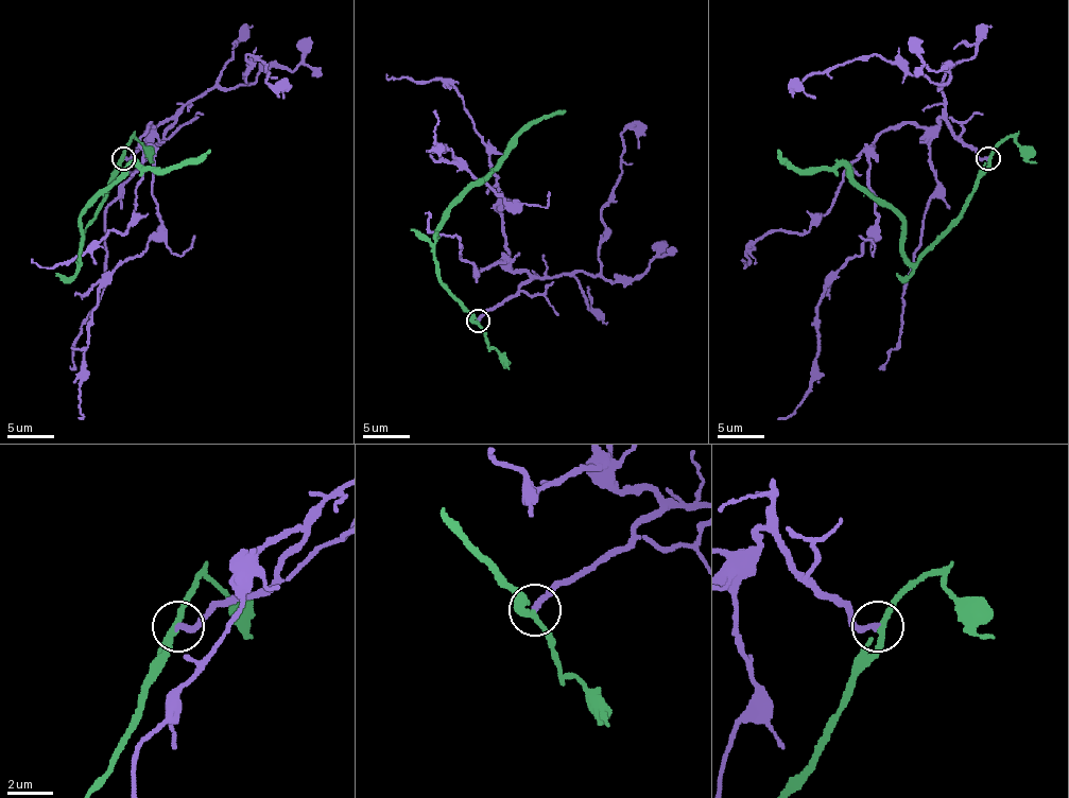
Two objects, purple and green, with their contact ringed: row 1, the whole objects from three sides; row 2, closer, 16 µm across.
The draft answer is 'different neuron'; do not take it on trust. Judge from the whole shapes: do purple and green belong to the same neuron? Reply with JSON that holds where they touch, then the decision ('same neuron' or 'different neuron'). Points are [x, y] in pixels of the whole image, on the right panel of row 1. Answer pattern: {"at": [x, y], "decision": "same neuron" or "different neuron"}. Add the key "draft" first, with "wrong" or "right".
{"draft": "wrong", "at": [988, 158], "decision": "same neuron"}

